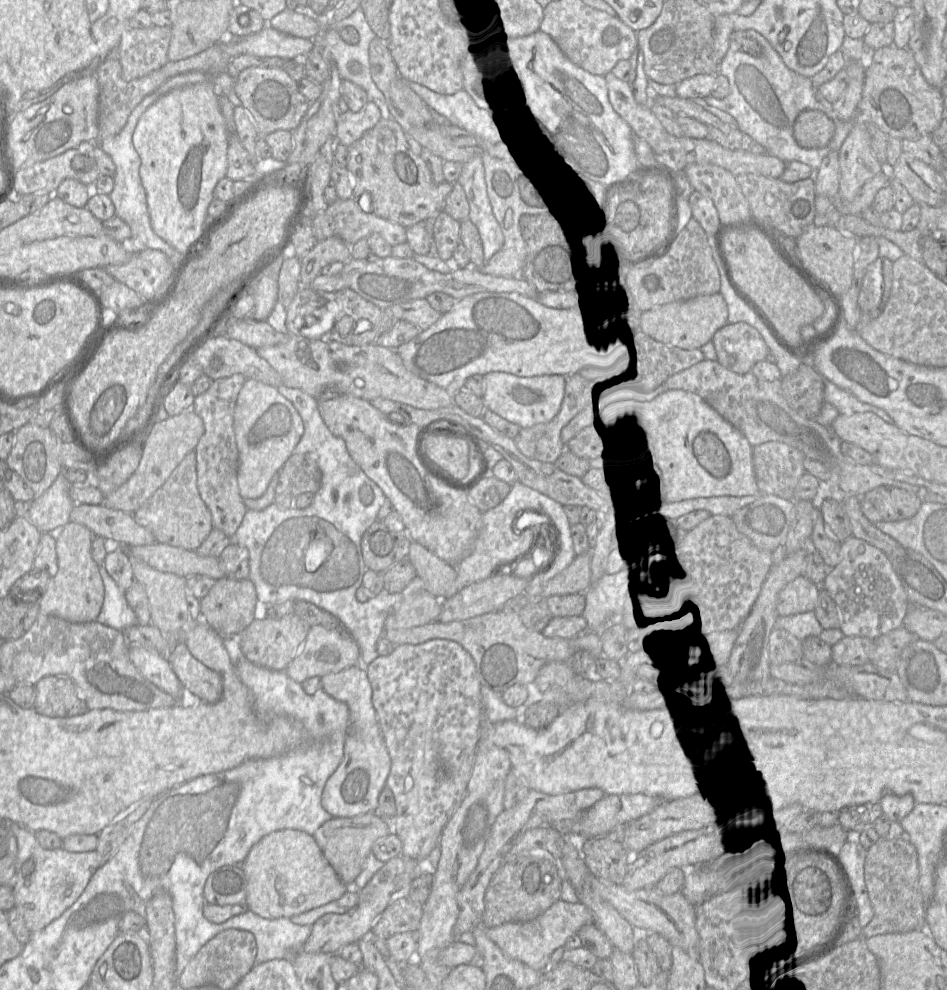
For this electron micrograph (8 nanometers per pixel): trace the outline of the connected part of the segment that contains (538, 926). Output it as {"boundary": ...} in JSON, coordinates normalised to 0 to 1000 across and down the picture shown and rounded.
{"boundary":[[[587,910],[568,926],[559,930],[536,931],[513,938],[513,944],[529,961],[540,969],[549,971],[558,977],[574,982],[582,976],[582,965],[590,957],[597,956],[600,947],[617,934],[626,931],[623,918],[614,911]]]}

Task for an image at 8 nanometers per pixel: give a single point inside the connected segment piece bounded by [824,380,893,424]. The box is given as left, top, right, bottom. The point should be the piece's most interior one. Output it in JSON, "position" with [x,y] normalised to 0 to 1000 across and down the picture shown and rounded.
{"position":[894,408]}

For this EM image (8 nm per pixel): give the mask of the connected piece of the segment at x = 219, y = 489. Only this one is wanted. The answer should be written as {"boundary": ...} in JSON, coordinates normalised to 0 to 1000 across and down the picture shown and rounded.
{"boundary":[[[252,377],[225,384],[215,397],[206,400],[203,409],[203,414],[213,423],[216,432],[205,455],[208,493],[224,520],[224,532],[235,536],[245,545],[261,516],[252,498],[251,453],[246,432],[249,404],[260,384]]]}

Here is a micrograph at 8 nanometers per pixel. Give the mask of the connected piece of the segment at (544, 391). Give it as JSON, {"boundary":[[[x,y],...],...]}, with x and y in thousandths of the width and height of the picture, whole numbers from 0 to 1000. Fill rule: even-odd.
{"boundary":[[[522,375],[512,378],[511,383],[512,397],[509,403],[514,412],[550,432],[582,425],[593,410],[598,391],[598,380],[596,379],[549,381]]]}

